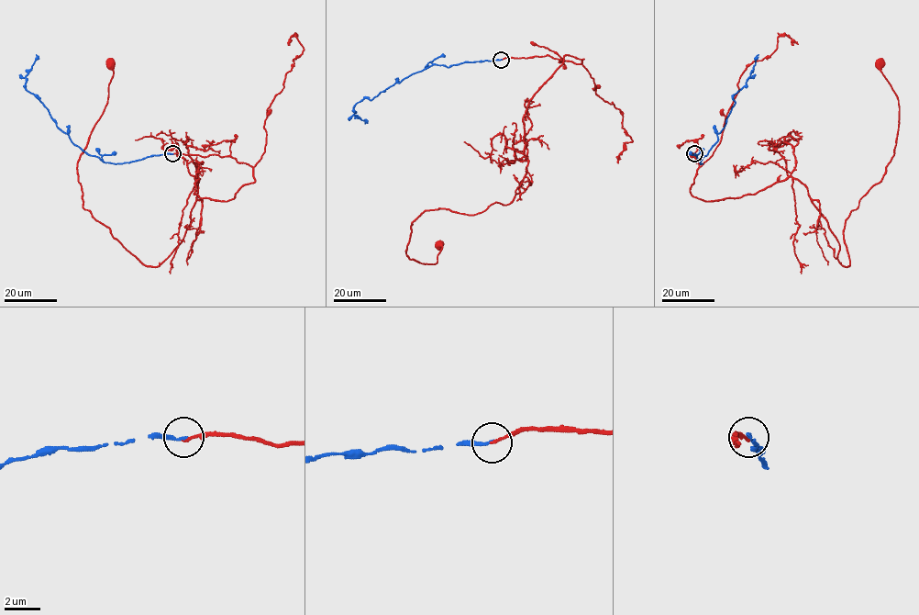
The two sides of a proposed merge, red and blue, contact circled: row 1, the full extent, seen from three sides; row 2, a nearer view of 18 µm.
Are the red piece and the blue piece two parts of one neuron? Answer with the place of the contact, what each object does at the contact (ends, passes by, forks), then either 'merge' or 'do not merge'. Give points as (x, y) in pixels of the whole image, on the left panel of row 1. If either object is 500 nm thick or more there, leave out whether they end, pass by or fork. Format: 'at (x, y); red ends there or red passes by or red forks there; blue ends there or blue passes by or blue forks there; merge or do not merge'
at (172, 153); red ends there; blue ends there; do not merge

